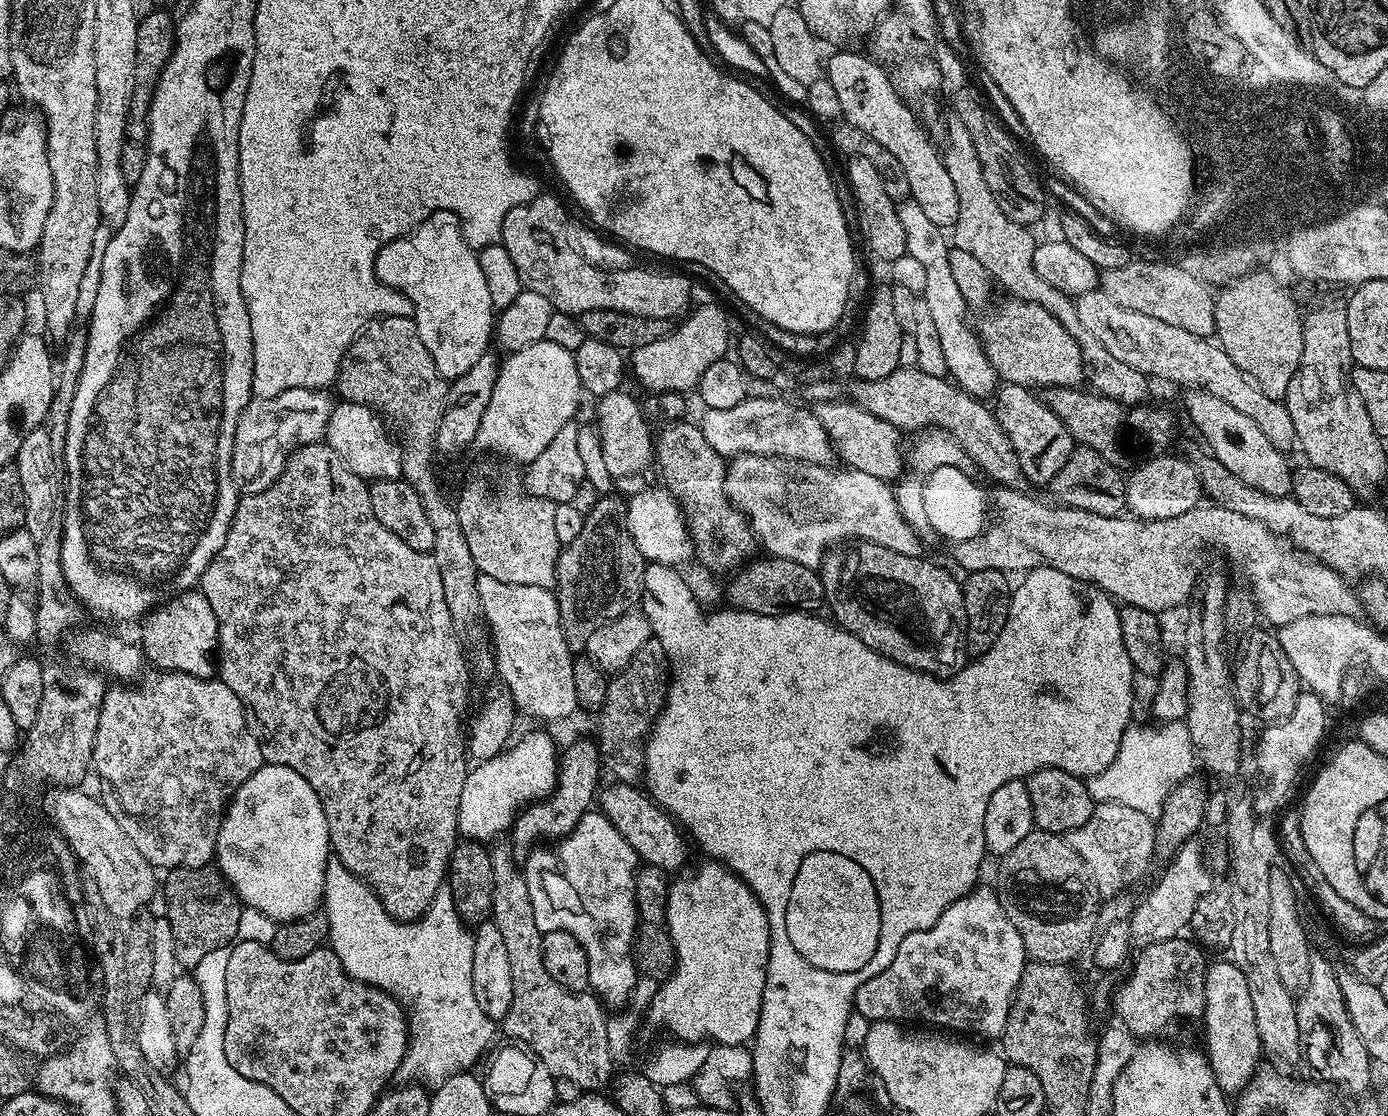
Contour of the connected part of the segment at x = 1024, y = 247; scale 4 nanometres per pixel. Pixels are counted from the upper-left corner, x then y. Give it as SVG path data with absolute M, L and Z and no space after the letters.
M963 124L960 136L948 136L948 138L952 138L952 142L947 140L942 145L942 155L946 171L954 181L954 190L958 190L958 222L950 230L951 243L974 254L974 258L978 258L978 262L986 266L988 275L993 281L999 287L1001 284L1012 298L1025 304L1042 306L1051 316L1058 318L1061 326L1071 336L1076 337L1080 353L1084 355L1087 383L1099 395L1117 400L1122 406L1143 405L1149 399L1147 398L1149 377L1143 372L1134 370L1134 366L1126 366L1126 362L1118 362L1118 358L1114 358L1110 350L1106 350L1106 346L1098 342L1098 338L1084 331L1076 313L1075 299L1068 293L1050 286L1050 282L1046 282L1046 278L1042 278L1042 274L1034 270L1037 237L1032 237L1028 233L1031 231L1025 225L1014 222L1008 217L1004 212L1004 204L990 190L990 186L986 186L984 167L974 150L974 142L966 126Z

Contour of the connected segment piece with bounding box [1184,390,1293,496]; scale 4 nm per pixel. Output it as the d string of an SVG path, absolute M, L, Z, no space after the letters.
M1192 390L1187 394L1189 396L1184 400L1184 408L1188 411L1193 426L1208 443L1207 451L1218 462L1222 462L1222 466L1226 466L1230 474L1242 478L1242 482L1246 482L1254 490L1262 490L1271 496L1286 496L1291 493L1293 469L1288 468L1289 457L1276 449L1274 442L1258 426L1258 422L1254 422L1254 418L1250 418L1242 410L1234 410L1234 406L1222 402L1222 398L1214 398L1214 394L1209 392Z

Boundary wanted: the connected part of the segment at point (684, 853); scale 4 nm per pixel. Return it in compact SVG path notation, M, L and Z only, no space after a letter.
M612 782L598 794L598 808L611 824L623 834L637 851L639 857L649 865L660 868L668 874L681 871L688 856L688 850L675 819L641 790L638 791L631 783Z

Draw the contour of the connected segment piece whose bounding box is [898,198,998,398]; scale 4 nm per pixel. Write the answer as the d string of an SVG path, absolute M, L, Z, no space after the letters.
M911 198L899 201L898 218L902 218L902 230L906 230L907 255L914 257L926 273L926 290L922 295L942 342L948 366L947 375L971 396L991 397L998 388L996 368L988 361L988 353L982 340L972 333L971 326L964 321L964 315L969 315L970 309L962 298L962 290L958 290L958 285L954 282L954 273L950 270L950 240L945 229L930 222L930 217L922 211L922 206L918 206L918 202Z

